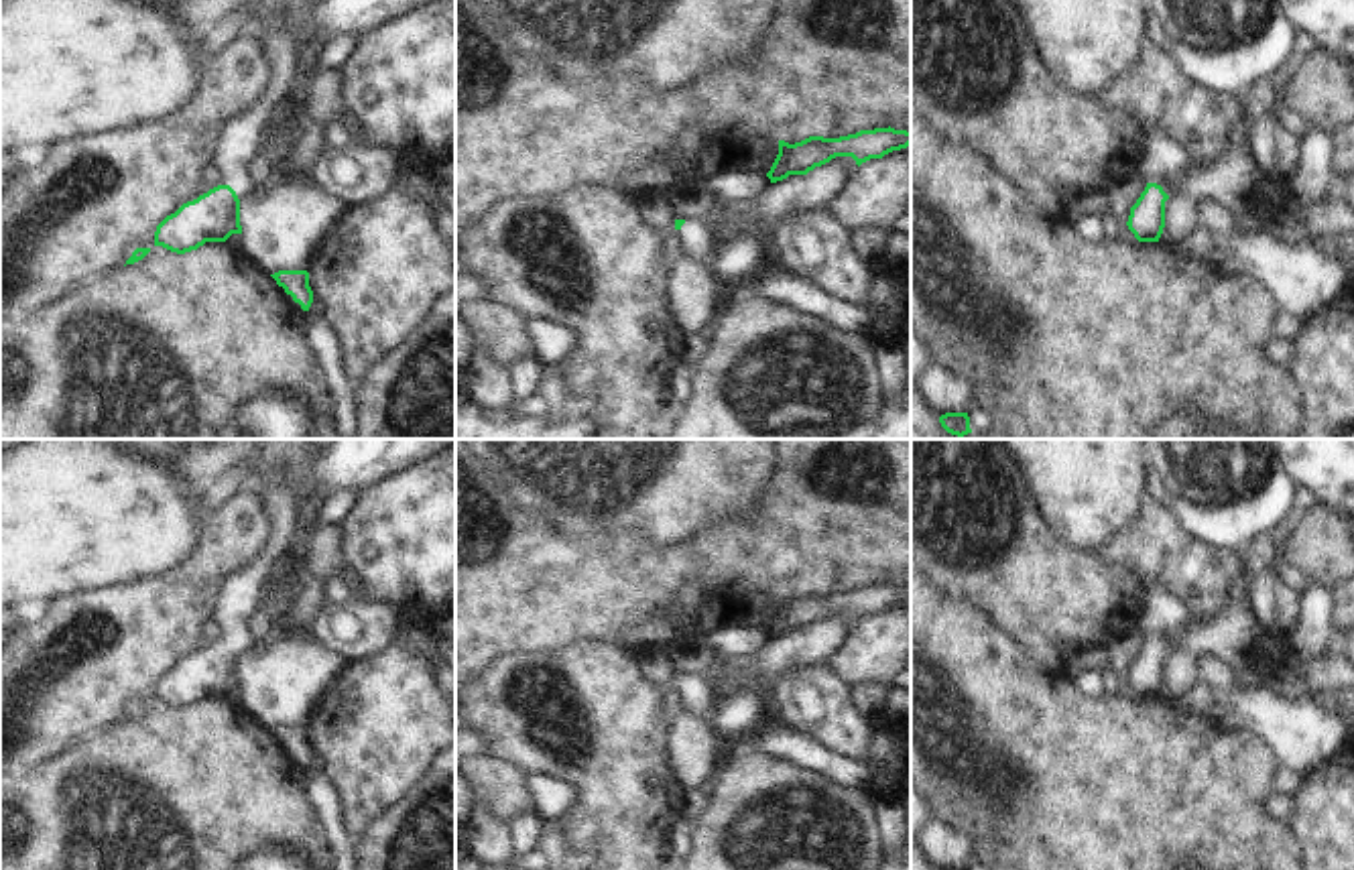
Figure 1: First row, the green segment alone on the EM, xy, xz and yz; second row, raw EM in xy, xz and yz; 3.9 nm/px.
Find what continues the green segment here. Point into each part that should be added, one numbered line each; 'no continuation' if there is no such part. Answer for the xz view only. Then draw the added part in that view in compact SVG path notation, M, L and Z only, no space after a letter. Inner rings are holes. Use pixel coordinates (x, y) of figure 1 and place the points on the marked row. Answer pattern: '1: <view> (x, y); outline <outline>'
1: xz (694, 238); outline M687 220L679 230L675 230L679 250L685 258L691 260L710 260L714 242L705 226Z

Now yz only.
1: yz (1163, 161); outline M1145 126L1138 132L1138 167L1136 173L1147 183L1157 183L1167 195L1173 187L1189 177L1191 163L1187 150L1175 142L1167 130Z

